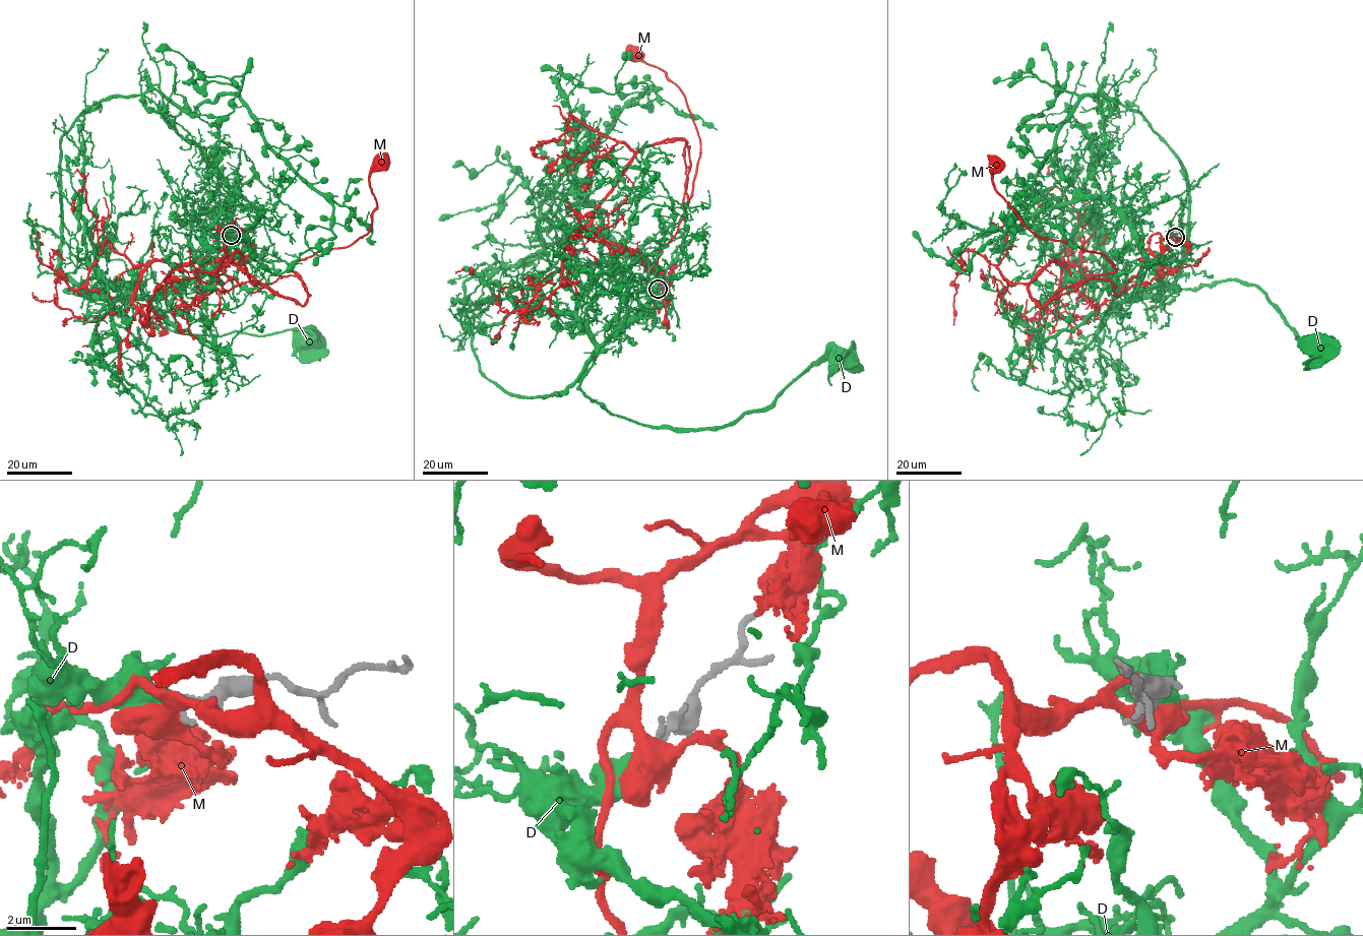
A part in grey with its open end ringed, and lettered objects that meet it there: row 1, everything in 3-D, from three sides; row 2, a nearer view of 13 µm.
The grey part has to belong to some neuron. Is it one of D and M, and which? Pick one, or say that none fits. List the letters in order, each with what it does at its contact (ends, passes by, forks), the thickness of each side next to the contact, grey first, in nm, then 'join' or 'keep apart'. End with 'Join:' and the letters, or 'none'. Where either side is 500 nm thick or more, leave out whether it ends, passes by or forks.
D: it ends there; 200 nm thick on the grey side, 440 nm on the other; keep apart
M: it forks there; 240 nm thick on the grey side, 440 nm on the other; keep apart
Join: none

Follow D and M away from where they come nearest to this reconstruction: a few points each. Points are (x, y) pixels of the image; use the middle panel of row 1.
D: (659, 289), (665, 305), (651, 298), (614, 330), (580, 383), (612, 413), (720, 428), (841, 362)
M: (659, 288), (645, 270), (685, 215), (700, 141), (684, 95), (637, 55)

